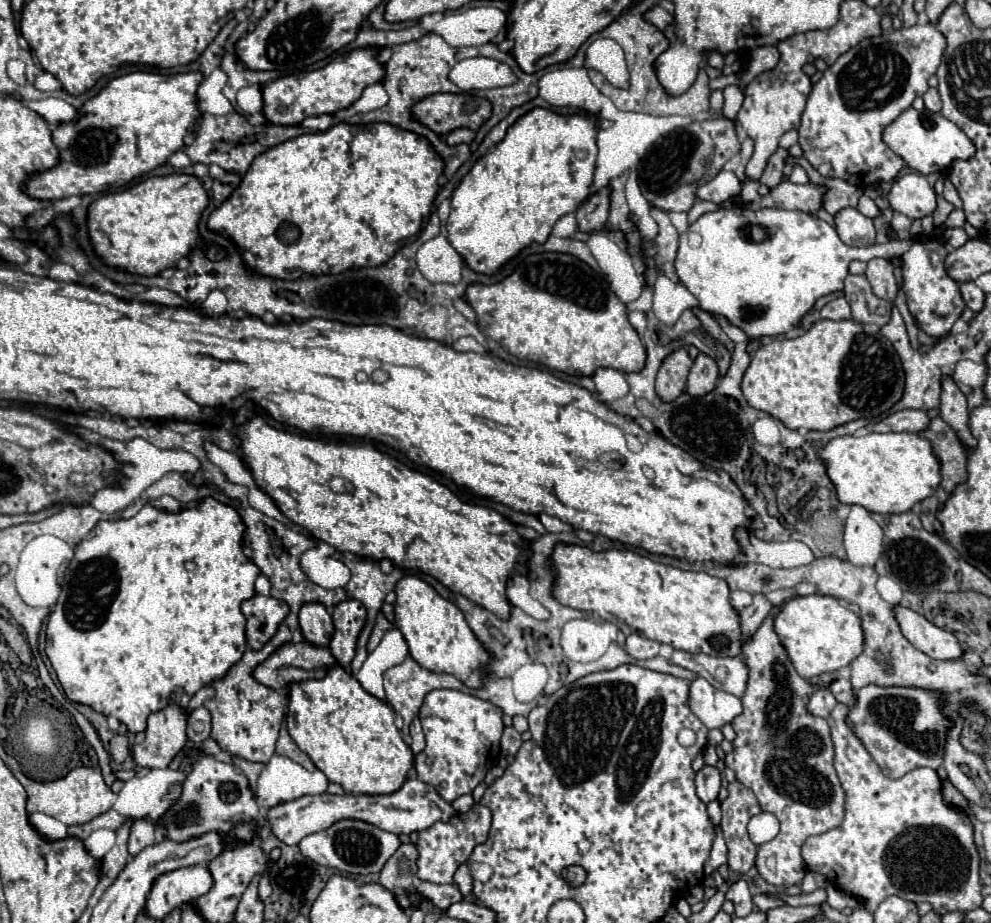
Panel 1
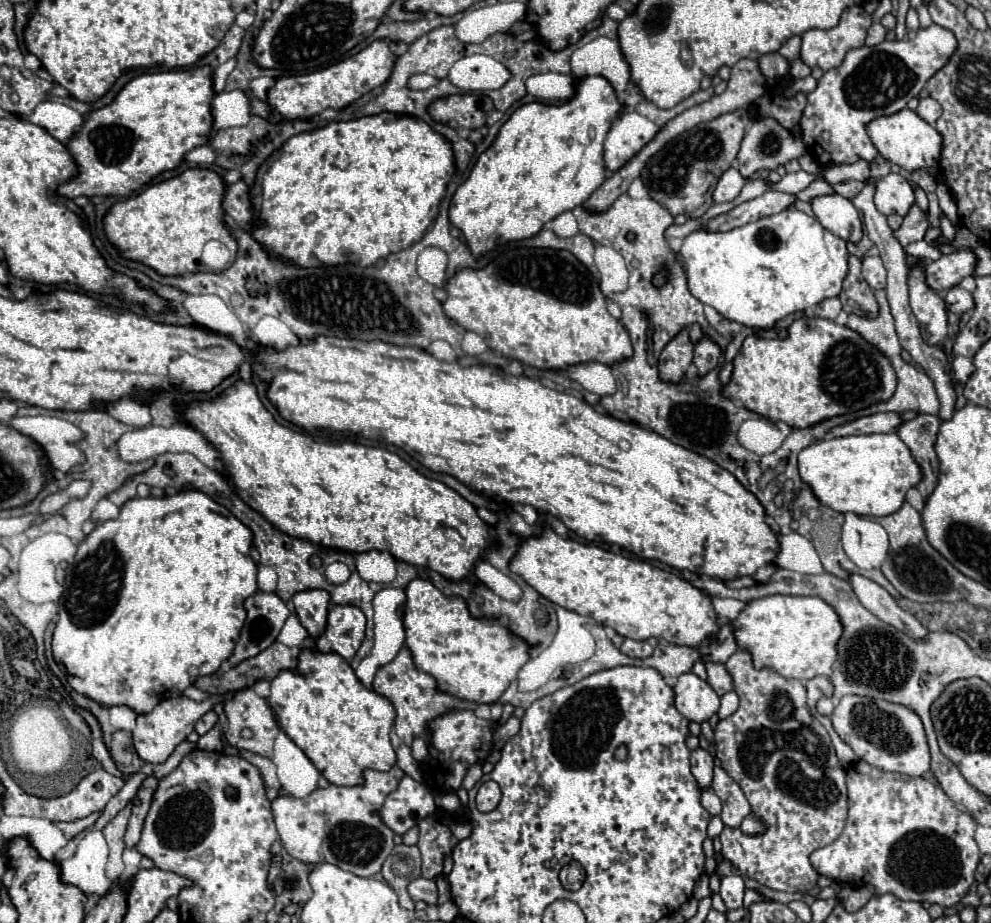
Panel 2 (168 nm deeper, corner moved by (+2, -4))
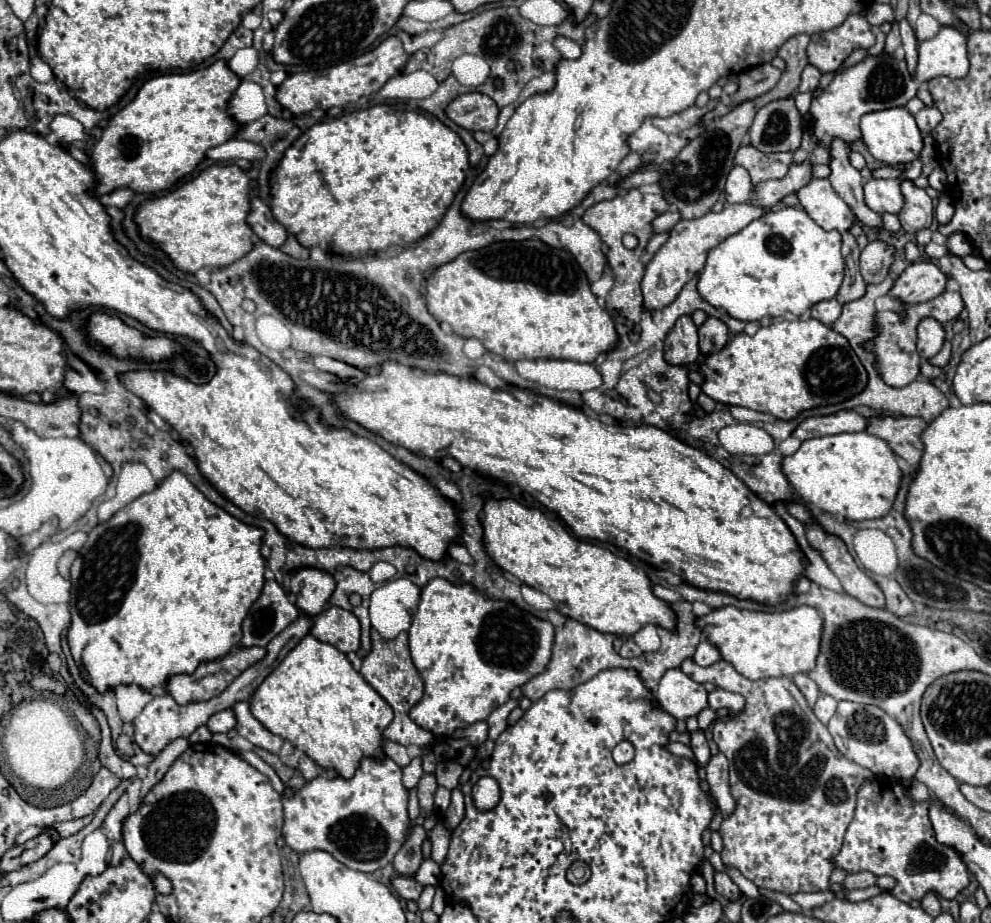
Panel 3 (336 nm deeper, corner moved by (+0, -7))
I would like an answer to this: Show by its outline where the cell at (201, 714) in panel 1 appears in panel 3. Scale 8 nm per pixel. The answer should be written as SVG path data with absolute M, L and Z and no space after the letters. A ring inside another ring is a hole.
M224 709L220 713L214 713L206 725L212 733L228 733L236 725L236 715L232 709Z

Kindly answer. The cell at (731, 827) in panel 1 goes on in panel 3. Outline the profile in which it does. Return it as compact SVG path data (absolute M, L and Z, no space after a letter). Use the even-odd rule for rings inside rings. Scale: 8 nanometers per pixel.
M716 753L710 757L704 769L706 769L706 781L710 783L710 789L712 789L712 797L722 809L722 815L728 817L736 807L728 787L728 759L724 757L724 753Z

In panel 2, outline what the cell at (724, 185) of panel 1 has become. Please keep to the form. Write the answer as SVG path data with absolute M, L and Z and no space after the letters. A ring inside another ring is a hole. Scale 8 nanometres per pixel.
M736 168L726 170L722 174L722 178L718 180L714 192L712 192L714 202L730 202L730 200L734 200L740 194L744 184L746 184L746 178L742 178L742 174Z

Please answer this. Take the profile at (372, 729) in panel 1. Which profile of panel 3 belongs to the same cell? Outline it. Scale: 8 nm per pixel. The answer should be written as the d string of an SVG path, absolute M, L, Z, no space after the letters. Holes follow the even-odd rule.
M310 633L262 681L256 693L252 693L250 711L270 733L288 739L296 749L304 751L320 767L334 767L338 775L346 779L354 775L362 757L384 757L382 731L394 717L390 705L364 681L358 671L352 669L346 655L340 653L334 645L316 641L316 637Z

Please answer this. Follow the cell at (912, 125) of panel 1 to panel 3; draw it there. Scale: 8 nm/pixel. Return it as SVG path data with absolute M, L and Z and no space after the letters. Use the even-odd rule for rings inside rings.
M892 107L892 109L884 109L884 111L872 111L866 113L860 119L860 131L862 131L862 141L866 145L866 149L872 153L872 157L876 157L878 161L884 161L888 165L906 165L914 159L920 157L922 151L922 133L912 117L912 113L908 113L906 107Z

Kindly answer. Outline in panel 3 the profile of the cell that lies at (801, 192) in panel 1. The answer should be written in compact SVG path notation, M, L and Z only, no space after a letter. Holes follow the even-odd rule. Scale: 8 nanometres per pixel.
M742 203L742 205L726 205L720 213L710 211L700 219L692 219L692 221L682 219L680 223L676 223L674 229L670 231L668 241L654 253L652 261L646 265L646 271L644 271L644 277L640 283L642 297L644 297L644 309L656 311L656 309L670 305L676 299L676 295L680 293L680 289L696 273L700 273L700 269L704 269L708 249L716 247L728 235L742 231L748 223L752 223L754 219L758 219L762 215L764 215L764 209L754 207L750 203Z

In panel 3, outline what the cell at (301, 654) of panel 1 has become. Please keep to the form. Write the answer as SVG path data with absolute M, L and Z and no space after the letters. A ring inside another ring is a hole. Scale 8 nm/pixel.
M238 645L238 649L234 653L228 653L228 655L220 657L220 659L214 659L214 661L200 663L198 669L192 675L174 675L174 677L170 677L168 683L166 683L166 689L168 689L168 693L174 697L174 701L178 705L208 701L208 699L220 695L244 669L248 669L250 665L260 661L264 657L264 653L266 653L264 647L248 647L248 649L244 649L242 645Z

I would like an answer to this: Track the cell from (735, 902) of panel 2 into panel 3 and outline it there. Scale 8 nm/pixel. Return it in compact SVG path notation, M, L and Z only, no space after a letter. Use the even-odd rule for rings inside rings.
M714 871L714 887L716 887L716 893L730 899L730 901L738 901L740 897L740 889L738 885L722 871Z

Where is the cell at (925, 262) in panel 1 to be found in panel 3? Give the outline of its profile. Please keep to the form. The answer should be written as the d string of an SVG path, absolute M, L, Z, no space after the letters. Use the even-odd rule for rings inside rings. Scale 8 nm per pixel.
M922 319L918 325L918 353L922 359L932 359L944 343L944 329L936 319Z

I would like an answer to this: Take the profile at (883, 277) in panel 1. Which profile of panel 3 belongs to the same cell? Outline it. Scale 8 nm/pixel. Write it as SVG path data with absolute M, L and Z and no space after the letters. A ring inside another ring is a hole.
M876 239L870 241L860 253L860 273L866 283L880 283L894 263L894 247Z

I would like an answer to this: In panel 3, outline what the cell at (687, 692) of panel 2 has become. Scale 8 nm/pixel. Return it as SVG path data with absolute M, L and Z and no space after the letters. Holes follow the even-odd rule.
M668 669L668 673L664 673L654 697L658 705L676 719L688 719L708 707L706 689L680 669Z

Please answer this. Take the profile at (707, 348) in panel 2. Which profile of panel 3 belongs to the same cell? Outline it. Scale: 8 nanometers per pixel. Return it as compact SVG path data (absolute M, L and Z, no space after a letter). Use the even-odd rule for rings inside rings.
M706 317L706 321L702 323L698 331L700 331L700 353L702 355L720 351L728 343L728 337L730 337L728 327L716 317Z

